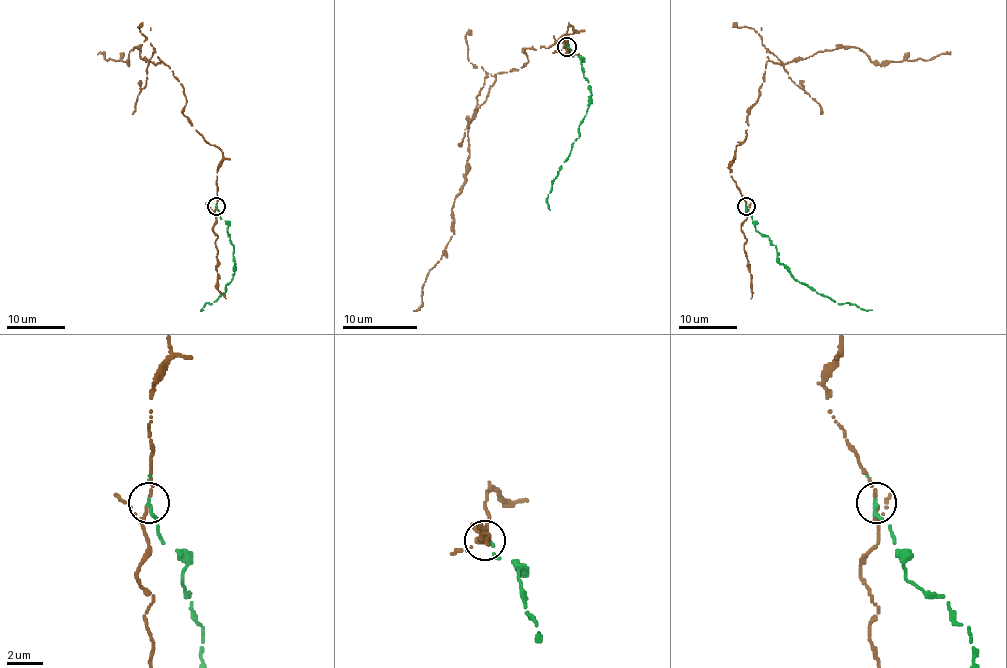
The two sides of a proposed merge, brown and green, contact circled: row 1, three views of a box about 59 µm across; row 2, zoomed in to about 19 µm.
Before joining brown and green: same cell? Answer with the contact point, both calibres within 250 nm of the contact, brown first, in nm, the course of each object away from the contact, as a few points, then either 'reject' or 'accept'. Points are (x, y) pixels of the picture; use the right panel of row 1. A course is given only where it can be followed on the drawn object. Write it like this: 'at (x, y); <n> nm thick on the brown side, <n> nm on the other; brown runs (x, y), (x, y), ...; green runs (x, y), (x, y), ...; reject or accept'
at (746, 206); 200 nm thick on the brown side, 240 nm on the other; brown runs (746, 206), (729, 163), (745, 139), (768, 61), (784, 66), (852, 47), (888, 64), (950, 54); green runs (746, 206), (755, 229), (769, 238), (777, 249), (777, 259), (790, 274), (837, 303), (872, 310); reject

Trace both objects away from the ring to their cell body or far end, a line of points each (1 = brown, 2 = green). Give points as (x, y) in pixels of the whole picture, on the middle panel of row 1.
1: (566, 47), (570, 25), (575, 32), (523, 51), (525, 64), (495, 75), (467, 130), (454, 234), (413, 311)
2: (566, 47), (581, 59), (590, 103), (579, 126), (579, 137), (547, 195), (549, 210)

